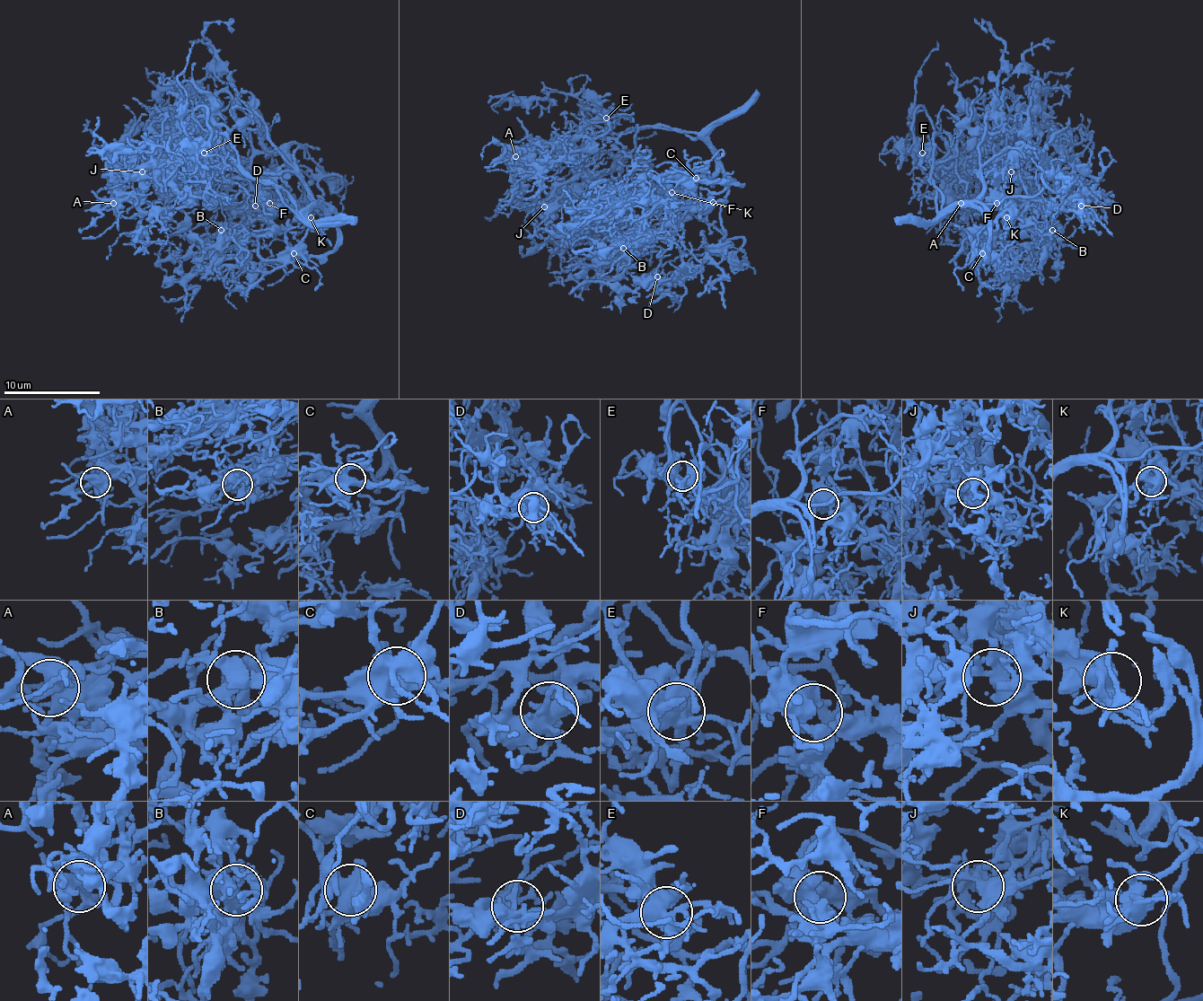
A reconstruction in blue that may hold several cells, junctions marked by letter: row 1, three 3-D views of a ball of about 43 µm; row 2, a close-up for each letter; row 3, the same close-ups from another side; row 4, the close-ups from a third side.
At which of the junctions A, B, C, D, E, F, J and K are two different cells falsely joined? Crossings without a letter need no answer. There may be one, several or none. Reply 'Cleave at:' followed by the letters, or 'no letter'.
Cleave at: no letter

